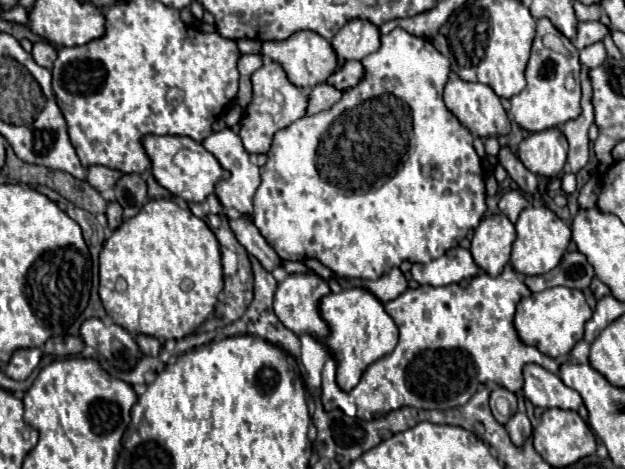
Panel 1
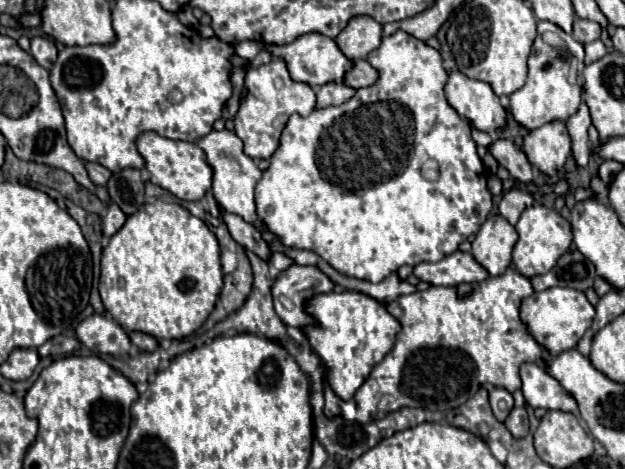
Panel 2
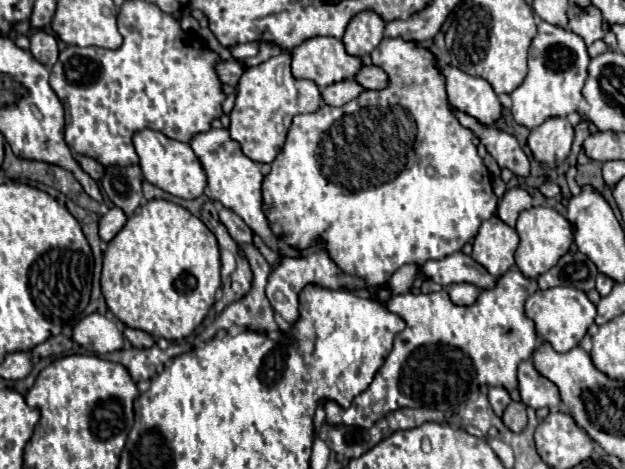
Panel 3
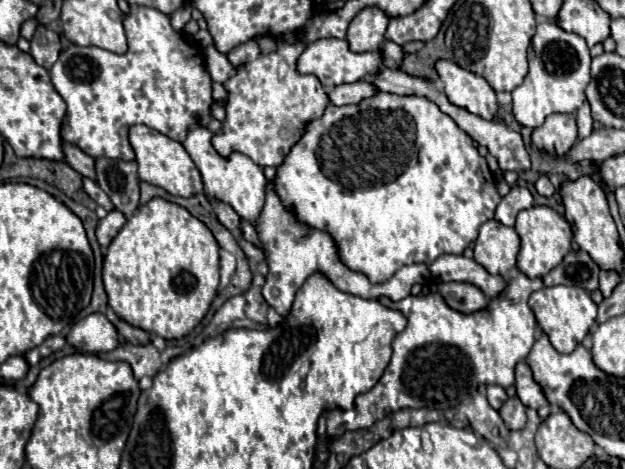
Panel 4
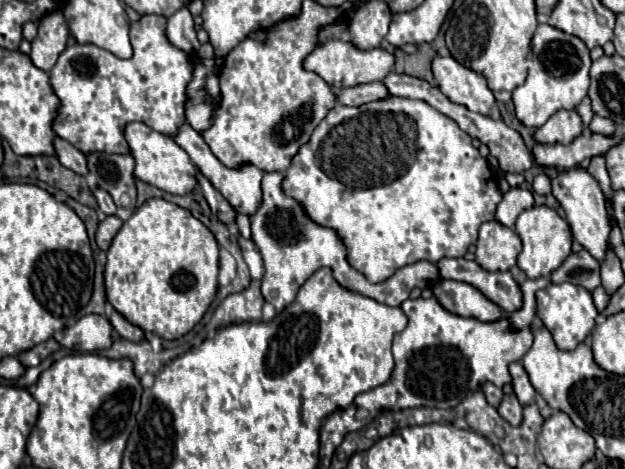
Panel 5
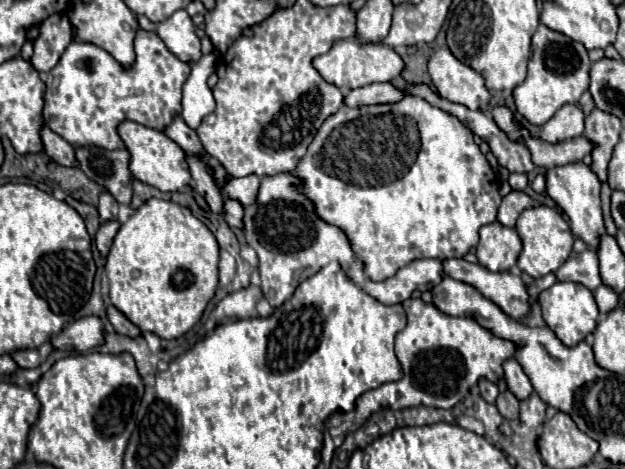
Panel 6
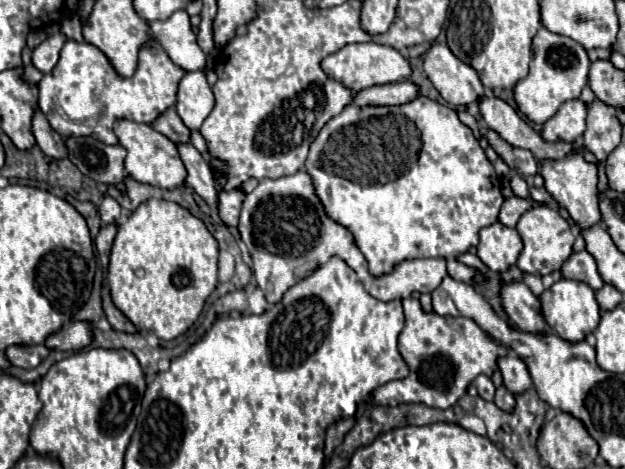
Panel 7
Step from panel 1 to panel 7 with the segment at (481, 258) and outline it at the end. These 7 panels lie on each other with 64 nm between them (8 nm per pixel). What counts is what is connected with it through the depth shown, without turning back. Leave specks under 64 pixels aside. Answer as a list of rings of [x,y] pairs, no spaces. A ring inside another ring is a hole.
[[[500,222],[490,224],[480,230],[478,258],[492,272],[506,272],[516,264],[518,254],[522,252],[522,240],[516,228],[508,228]]]

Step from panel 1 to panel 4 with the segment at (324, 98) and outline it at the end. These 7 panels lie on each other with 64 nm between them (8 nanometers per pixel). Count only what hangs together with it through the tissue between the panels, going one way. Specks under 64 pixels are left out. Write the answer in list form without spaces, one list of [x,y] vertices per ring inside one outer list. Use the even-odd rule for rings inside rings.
[[[358,80],[354,84],[340,84],[328,92],[330,104],[344,106],[344,104],[358,104],[362,98],[374,96],[378,90],[368,84],[368,80]]]

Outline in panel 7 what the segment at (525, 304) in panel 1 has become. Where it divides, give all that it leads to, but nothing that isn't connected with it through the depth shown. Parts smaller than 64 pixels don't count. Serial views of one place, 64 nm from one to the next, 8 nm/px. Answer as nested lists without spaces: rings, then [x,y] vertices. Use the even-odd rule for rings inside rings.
[[[558,280],[552,284],[548,290],[540,294],[540,304],[542,304],[542,316],[562,340],[568,342],[580,342],[586,338],[586,334],[594,332],[594,328],[600,322],[600,308],[594,298],[594,290],[588,288],[588,284],[580,284],[578,280]]]

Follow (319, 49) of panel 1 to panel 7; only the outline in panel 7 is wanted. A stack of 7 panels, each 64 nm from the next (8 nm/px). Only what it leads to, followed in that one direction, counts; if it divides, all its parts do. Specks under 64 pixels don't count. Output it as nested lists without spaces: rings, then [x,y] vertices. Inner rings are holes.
[[[358,42],[358,44],[346,44],[342,46],[338,52],[326,56],[320,62],[322,70],[326,72],[326,76],[330,76],[332,80],[344,84],[348,90],[364,90],[368,86],[374,84],[390,84],[390,82],[398,82],[410,76],[412,68],[408,64],[408,60],[394,48],[390,46],[382,46],[376,42]]]

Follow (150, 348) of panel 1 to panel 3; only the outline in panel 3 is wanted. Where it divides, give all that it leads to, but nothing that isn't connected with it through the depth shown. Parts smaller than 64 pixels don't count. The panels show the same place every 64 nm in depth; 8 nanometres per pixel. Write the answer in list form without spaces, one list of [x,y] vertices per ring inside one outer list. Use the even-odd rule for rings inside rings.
[[[126,328],[124,330],[124,336],[130,340],[130,344],[134,348],[152,348],[154,346],[154,338],[142,330],[132,330],[132,328]]]

